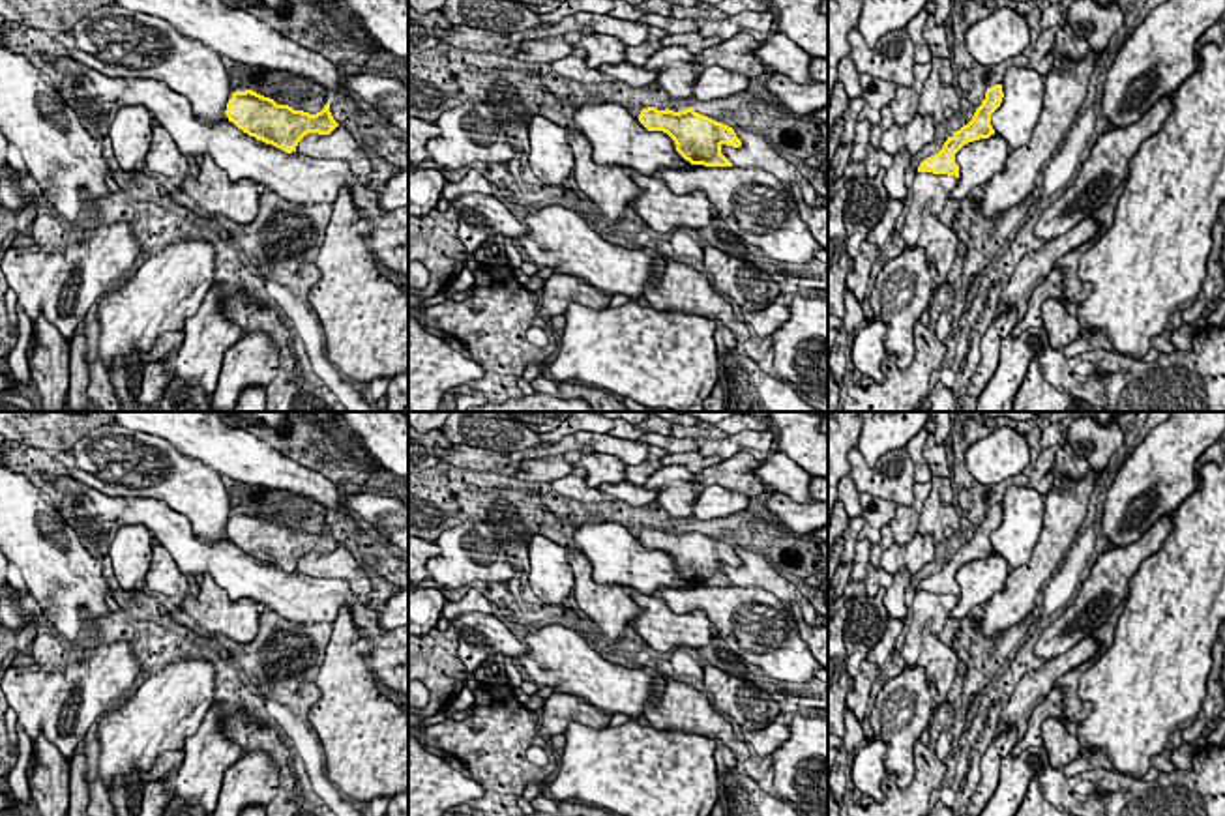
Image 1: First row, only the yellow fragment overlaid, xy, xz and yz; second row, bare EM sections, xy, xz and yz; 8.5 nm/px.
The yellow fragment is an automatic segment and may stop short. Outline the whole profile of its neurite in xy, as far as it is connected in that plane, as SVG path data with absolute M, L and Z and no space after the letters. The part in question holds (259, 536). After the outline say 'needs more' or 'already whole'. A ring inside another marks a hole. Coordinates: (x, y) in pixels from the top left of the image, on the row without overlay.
M253 509L234 511L225 533L229 541L249 556L287 573L296 571L298 561L305 554L330 554L339 545L330 532L330 520L320 532L309 533L288 524L277 524Z; already whole

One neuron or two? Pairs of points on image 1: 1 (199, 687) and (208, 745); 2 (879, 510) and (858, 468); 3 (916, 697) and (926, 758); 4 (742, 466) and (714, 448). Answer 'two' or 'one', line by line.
1: two
2: two
3: two
4: two

